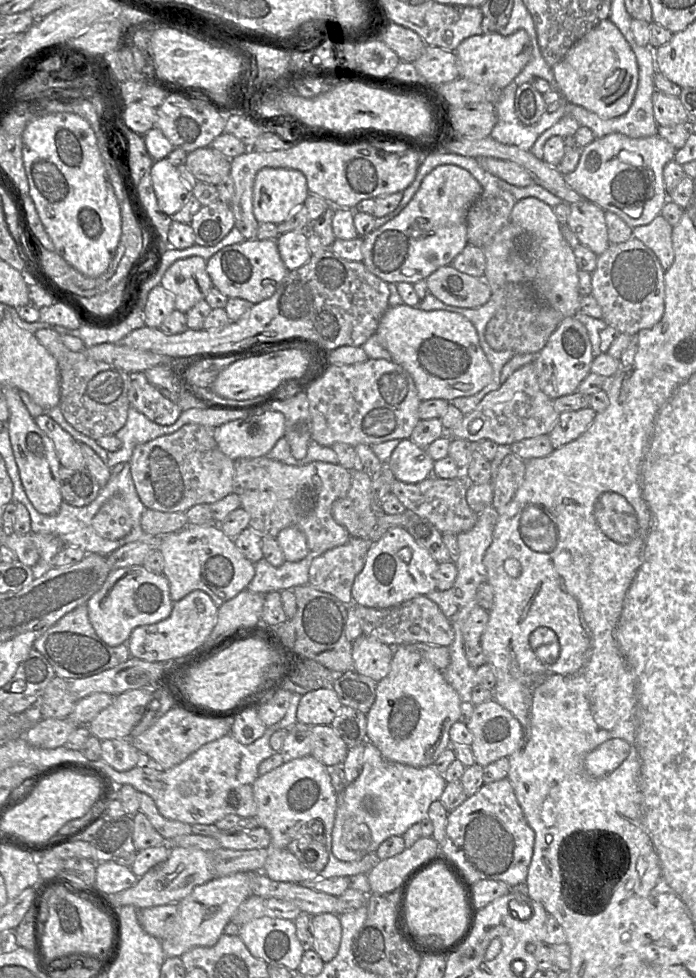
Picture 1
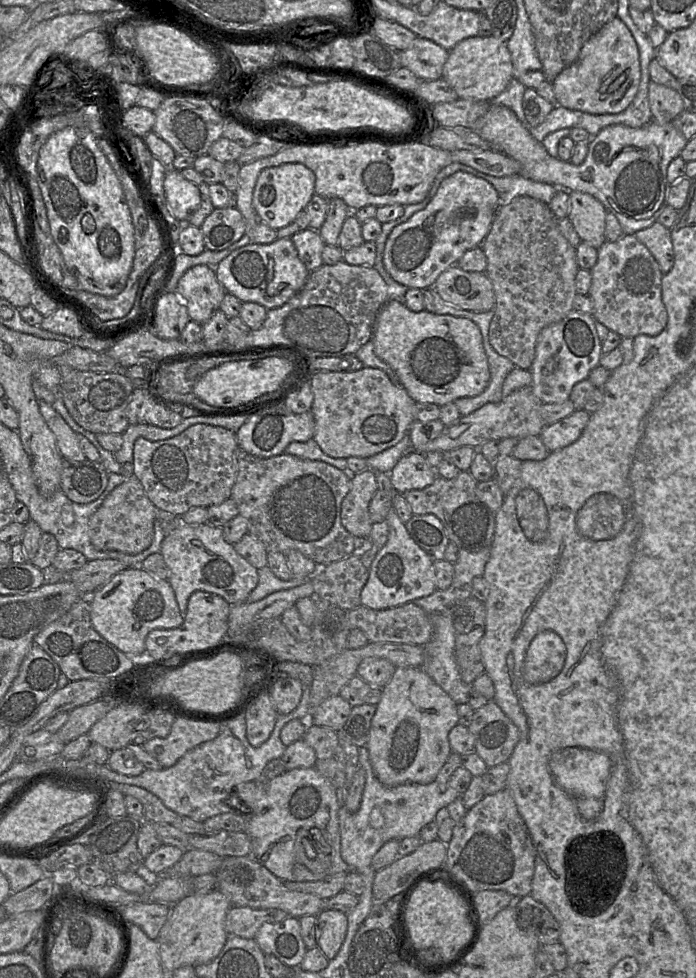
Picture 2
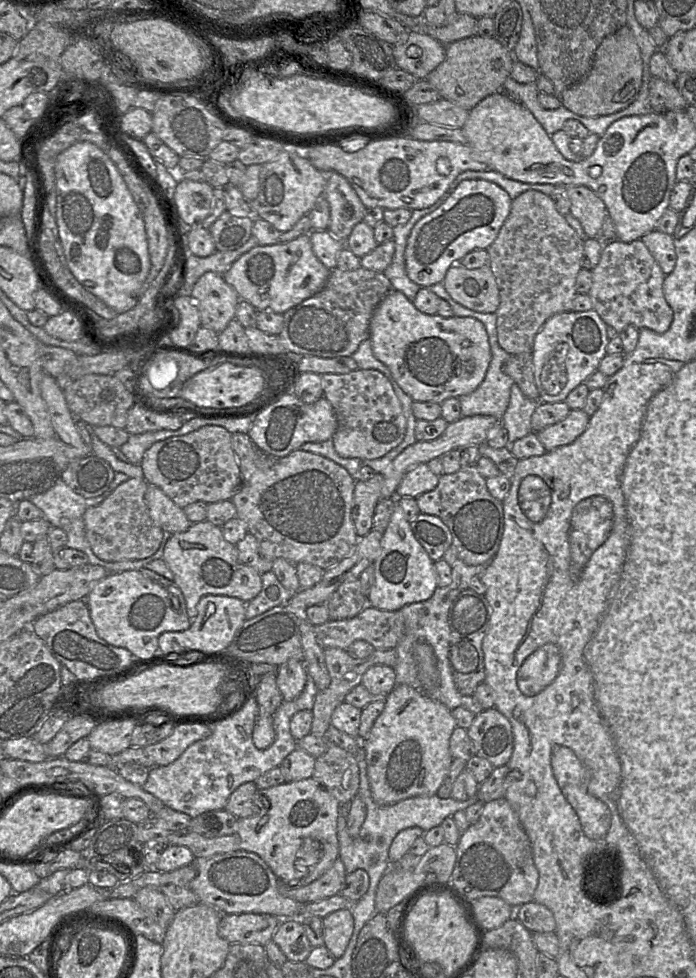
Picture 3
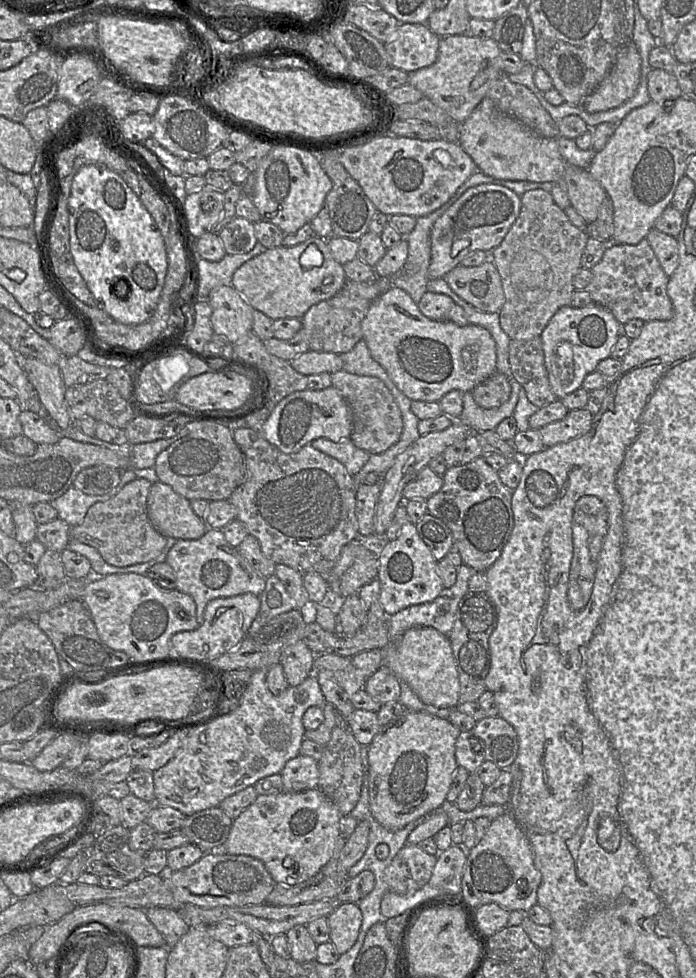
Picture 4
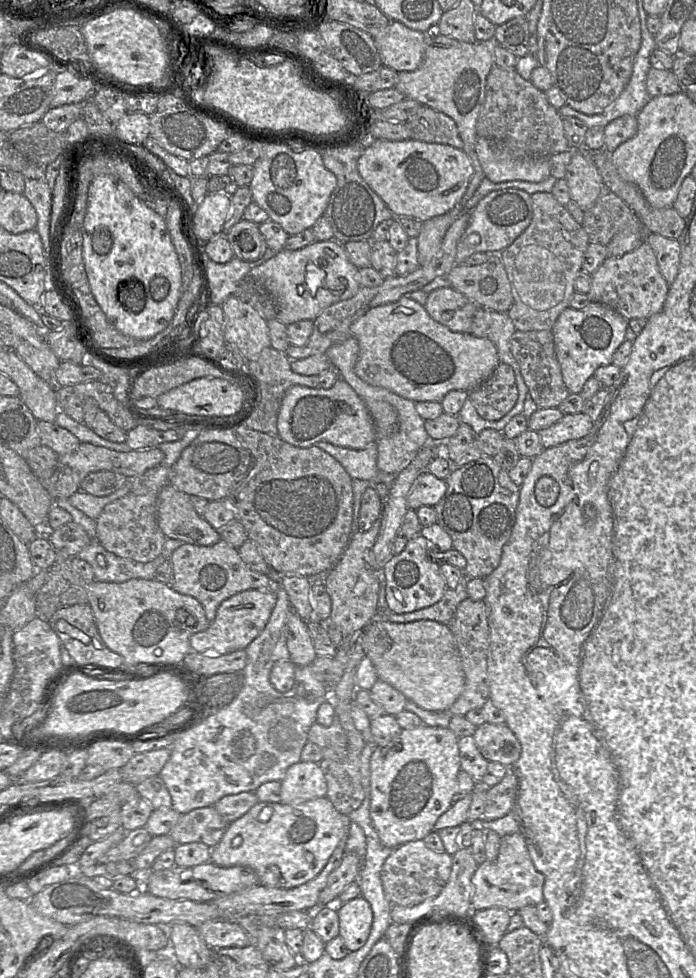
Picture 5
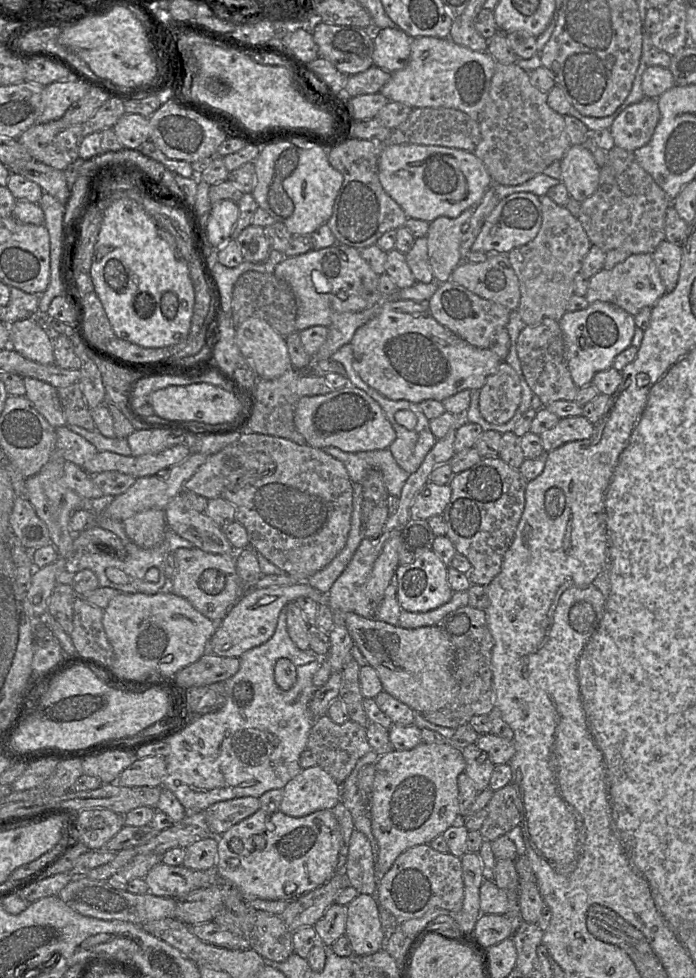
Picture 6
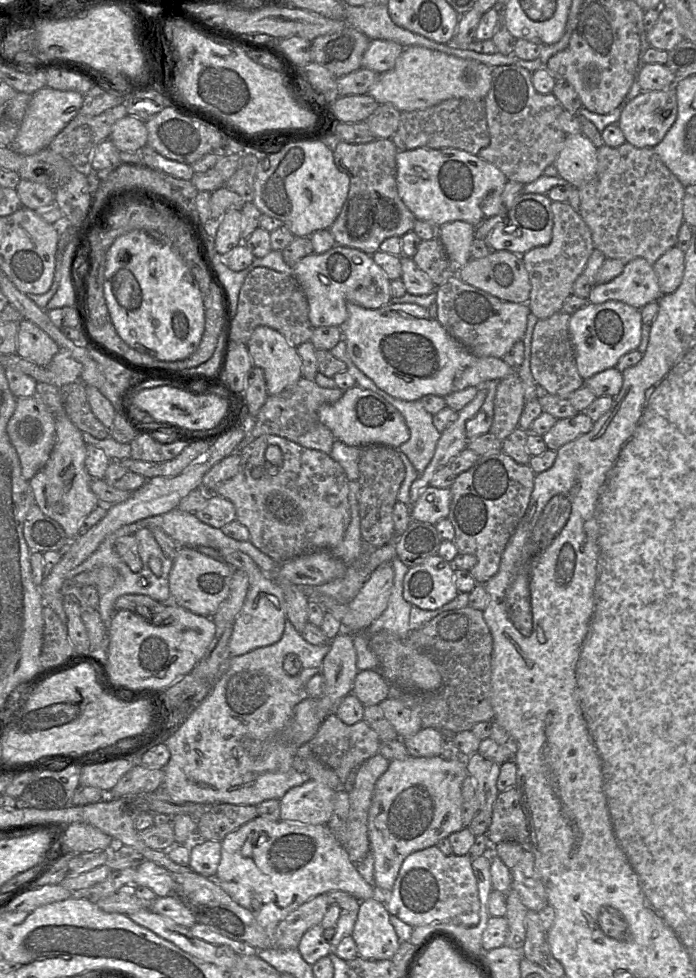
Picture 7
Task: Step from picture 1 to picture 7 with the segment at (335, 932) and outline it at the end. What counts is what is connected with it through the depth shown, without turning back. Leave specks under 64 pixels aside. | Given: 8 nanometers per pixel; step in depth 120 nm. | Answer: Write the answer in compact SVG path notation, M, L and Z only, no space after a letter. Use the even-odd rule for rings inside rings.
M378 897L360 901L351 936L356 943L358 956L366 960L391 960L400 946L398 936L390 922L390 913Z

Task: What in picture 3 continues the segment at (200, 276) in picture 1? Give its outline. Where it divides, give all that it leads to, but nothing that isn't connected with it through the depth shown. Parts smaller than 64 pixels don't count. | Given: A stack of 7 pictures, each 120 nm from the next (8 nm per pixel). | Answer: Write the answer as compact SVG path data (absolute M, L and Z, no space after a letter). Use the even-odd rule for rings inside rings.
M215 272L203 274L194 284L190 297L198 308L201 326L221 333L235 319L241 300L236 290Z

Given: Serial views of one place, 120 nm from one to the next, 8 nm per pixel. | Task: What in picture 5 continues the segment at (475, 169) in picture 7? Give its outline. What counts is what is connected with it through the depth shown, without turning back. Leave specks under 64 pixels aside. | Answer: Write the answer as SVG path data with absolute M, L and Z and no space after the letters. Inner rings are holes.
M367 138L367 140L364 152L358 160L358 171L369 187L385 202L394 218L408 217L424 223L447 213L461 202L474 173L471 161L462 149L413 139L390 141Z

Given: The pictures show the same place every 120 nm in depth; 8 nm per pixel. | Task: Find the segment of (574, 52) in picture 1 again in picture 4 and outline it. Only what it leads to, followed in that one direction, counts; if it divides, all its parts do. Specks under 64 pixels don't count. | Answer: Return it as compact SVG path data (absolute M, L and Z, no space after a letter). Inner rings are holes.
M631 40L620 47L607 76L579 106L588 113L621 106L635 94L640 83L640 75L641 56Z

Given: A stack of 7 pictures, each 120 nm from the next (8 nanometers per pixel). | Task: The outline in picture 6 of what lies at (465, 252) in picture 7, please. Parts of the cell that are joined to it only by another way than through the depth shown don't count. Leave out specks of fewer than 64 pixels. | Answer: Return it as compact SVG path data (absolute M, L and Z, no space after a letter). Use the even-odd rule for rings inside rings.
M470 207L456 218L438 217L429 223L426 239L434 281L449 281L453 270L463 261L460 253L462 226L468 224L473 213L474 207Z

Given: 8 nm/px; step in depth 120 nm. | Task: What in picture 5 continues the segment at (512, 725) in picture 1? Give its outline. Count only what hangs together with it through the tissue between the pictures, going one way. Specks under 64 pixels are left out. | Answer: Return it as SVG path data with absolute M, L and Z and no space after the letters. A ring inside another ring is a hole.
M485 722L477 726L472 737L475 739L480 753L489 762L512 767L520 758L520 742L506 723Z

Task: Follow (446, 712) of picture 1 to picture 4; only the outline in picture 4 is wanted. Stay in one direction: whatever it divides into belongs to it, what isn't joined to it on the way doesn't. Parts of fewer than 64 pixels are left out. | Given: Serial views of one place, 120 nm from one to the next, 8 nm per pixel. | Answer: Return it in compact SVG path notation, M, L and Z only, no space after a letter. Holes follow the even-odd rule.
M406 710L397 721L383 726L368 746L369 802L377 822L397 831L443 805L458 767L455 742L460 732L448 719L427 711Z

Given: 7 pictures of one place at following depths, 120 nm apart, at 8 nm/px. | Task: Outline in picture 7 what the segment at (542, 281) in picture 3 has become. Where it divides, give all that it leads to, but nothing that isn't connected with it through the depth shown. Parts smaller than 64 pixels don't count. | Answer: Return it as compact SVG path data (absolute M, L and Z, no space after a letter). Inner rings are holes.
M552 201L551 211L553 228L550 243L534 247L521 256L531 284L527 304L530 313L540 320L561 311L563 303L572 294L575 280L583 273L595 249L588 226L568 202Z

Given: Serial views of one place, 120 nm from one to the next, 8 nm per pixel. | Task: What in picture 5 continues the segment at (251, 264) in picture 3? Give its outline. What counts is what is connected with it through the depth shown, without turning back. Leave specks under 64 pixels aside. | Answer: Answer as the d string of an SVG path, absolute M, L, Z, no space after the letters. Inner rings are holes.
M335 240L315 241L299 250L279 251L274 257L253 268L249 277L272 295L276 302L277 320L285 325L301 320L314 321L328 306L353 297L360 289L356 280L358 268L347 258L343 244Z

